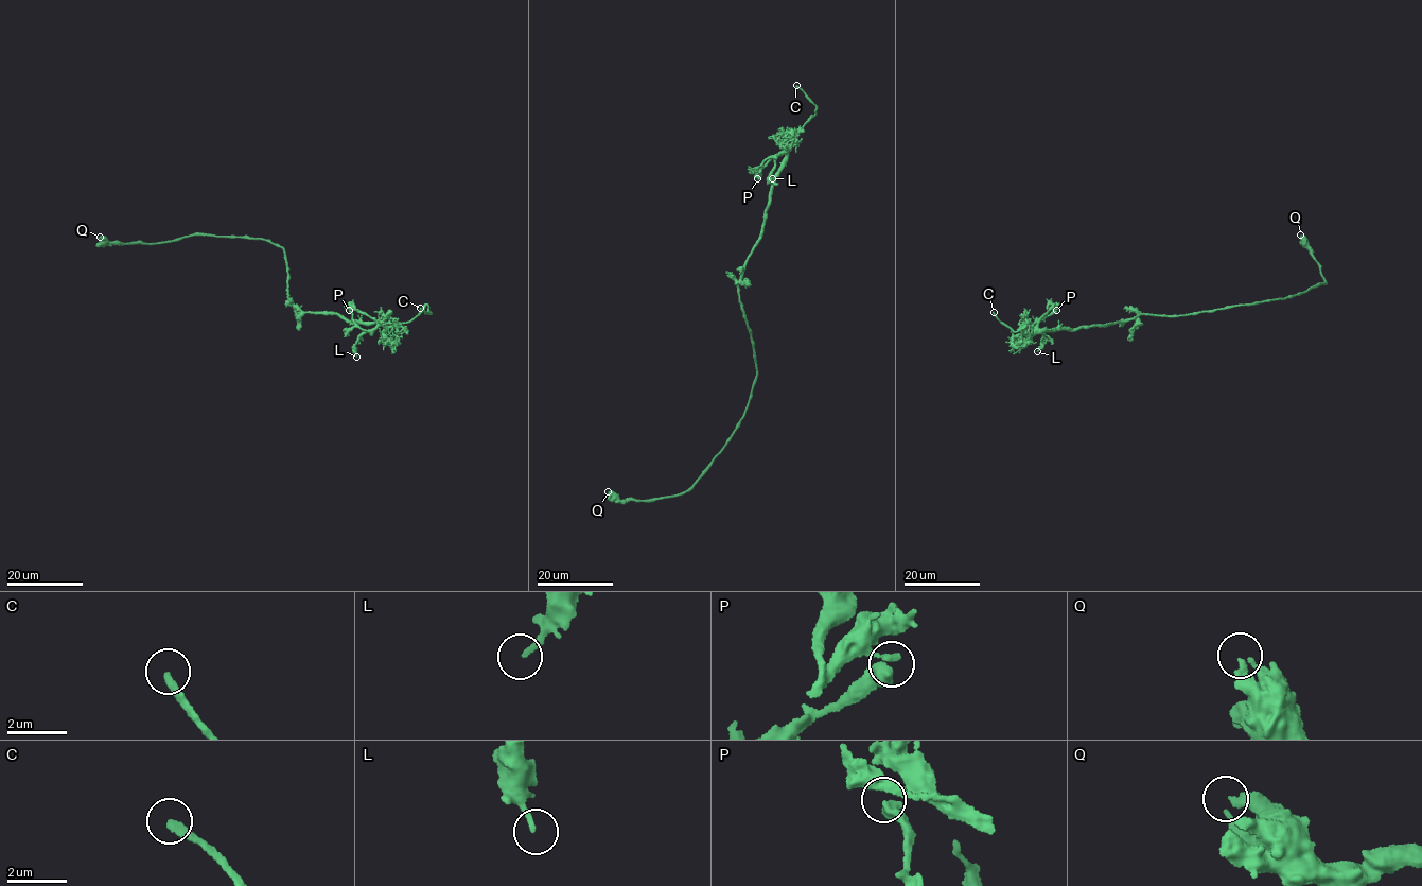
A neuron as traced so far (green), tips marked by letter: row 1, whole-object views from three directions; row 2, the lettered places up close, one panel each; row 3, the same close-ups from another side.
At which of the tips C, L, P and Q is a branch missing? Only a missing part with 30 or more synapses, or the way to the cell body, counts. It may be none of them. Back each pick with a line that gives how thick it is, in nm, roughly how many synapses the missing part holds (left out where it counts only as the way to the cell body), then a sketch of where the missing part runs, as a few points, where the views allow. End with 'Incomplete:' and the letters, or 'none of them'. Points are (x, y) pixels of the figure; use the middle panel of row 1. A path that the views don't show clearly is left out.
C: 300 nm
Incomplete: C

